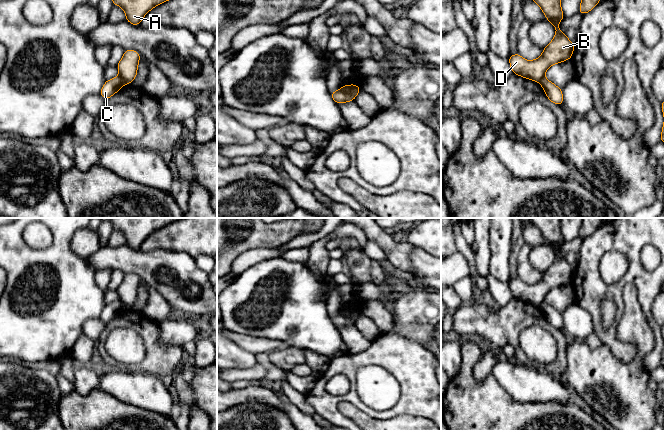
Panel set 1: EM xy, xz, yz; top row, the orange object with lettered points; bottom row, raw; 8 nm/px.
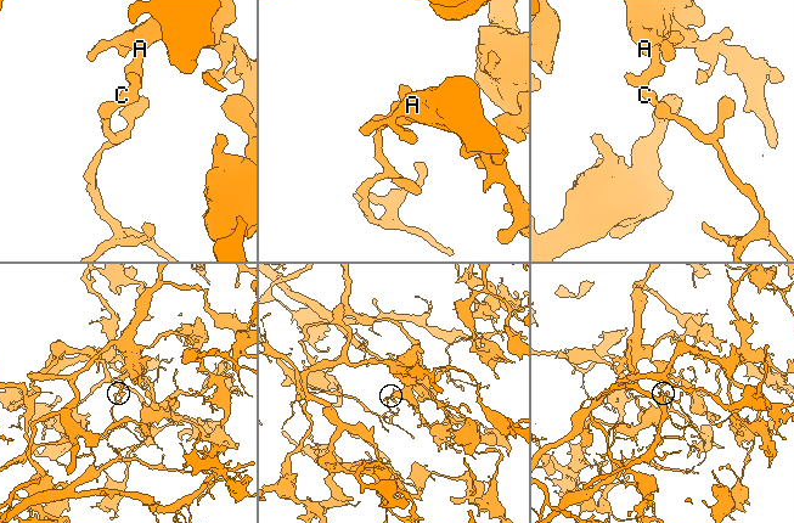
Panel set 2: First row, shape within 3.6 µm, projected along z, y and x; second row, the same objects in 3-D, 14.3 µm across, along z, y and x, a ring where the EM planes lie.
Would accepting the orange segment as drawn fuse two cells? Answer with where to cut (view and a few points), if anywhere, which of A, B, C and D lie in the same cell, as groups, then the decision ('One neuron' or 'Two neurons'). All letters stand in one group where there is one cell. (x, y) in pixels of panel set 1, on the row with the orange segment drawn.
Split along xz (341, 89), (354, 98). Groups: A B D / C. Two neurons

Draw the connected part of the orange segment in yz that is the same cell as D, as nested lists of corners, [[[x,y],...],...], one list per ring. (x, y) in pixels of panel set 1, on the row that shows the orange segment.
[[[533,1],[540,6],[548,22],[555,27],[556,35],[543,49],[543,53],[539,58],[526,61],[520,54],[517,53],[510,55],[508,61],[513,74],[535,82],[540,82],[544,78],[545,72],[550,66],[572,59],[575,44],[566,37],[558,26],[558,23],[565,18],[561,9],[561,1]]]

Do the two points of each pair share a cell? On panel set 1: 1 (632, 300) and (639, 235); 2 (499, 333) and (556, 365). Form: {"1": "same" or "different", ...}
{"1": "different", "2": "same"}

